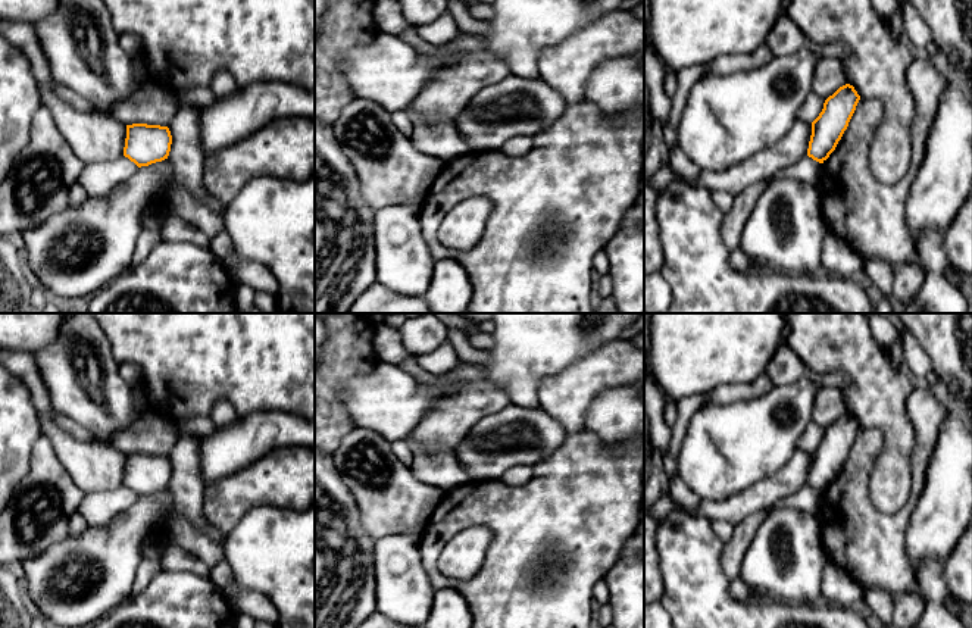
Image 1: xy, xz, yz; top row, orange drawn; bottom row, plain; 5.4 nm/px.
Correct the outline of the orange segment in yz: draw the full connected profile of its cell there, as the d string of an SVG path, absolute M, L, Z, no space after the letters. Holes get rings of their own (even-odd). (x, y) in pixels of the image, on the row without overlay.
M846 413L829 425L819 446L812 452L807 485L823 493L835 479L856 440L860 425Z

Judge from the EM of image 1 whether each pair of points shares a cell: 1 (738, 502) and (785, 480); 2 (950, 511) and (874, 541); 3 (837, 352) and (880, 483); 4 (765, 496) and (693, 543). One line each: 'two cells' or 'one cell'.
1: one cell
2: two cells
3: one cell
4: two cells

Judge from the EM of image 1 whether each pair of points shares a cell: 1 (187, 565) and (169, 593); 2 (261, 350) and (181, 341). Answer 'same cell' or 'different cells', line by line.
1: different cells
2: same cell

